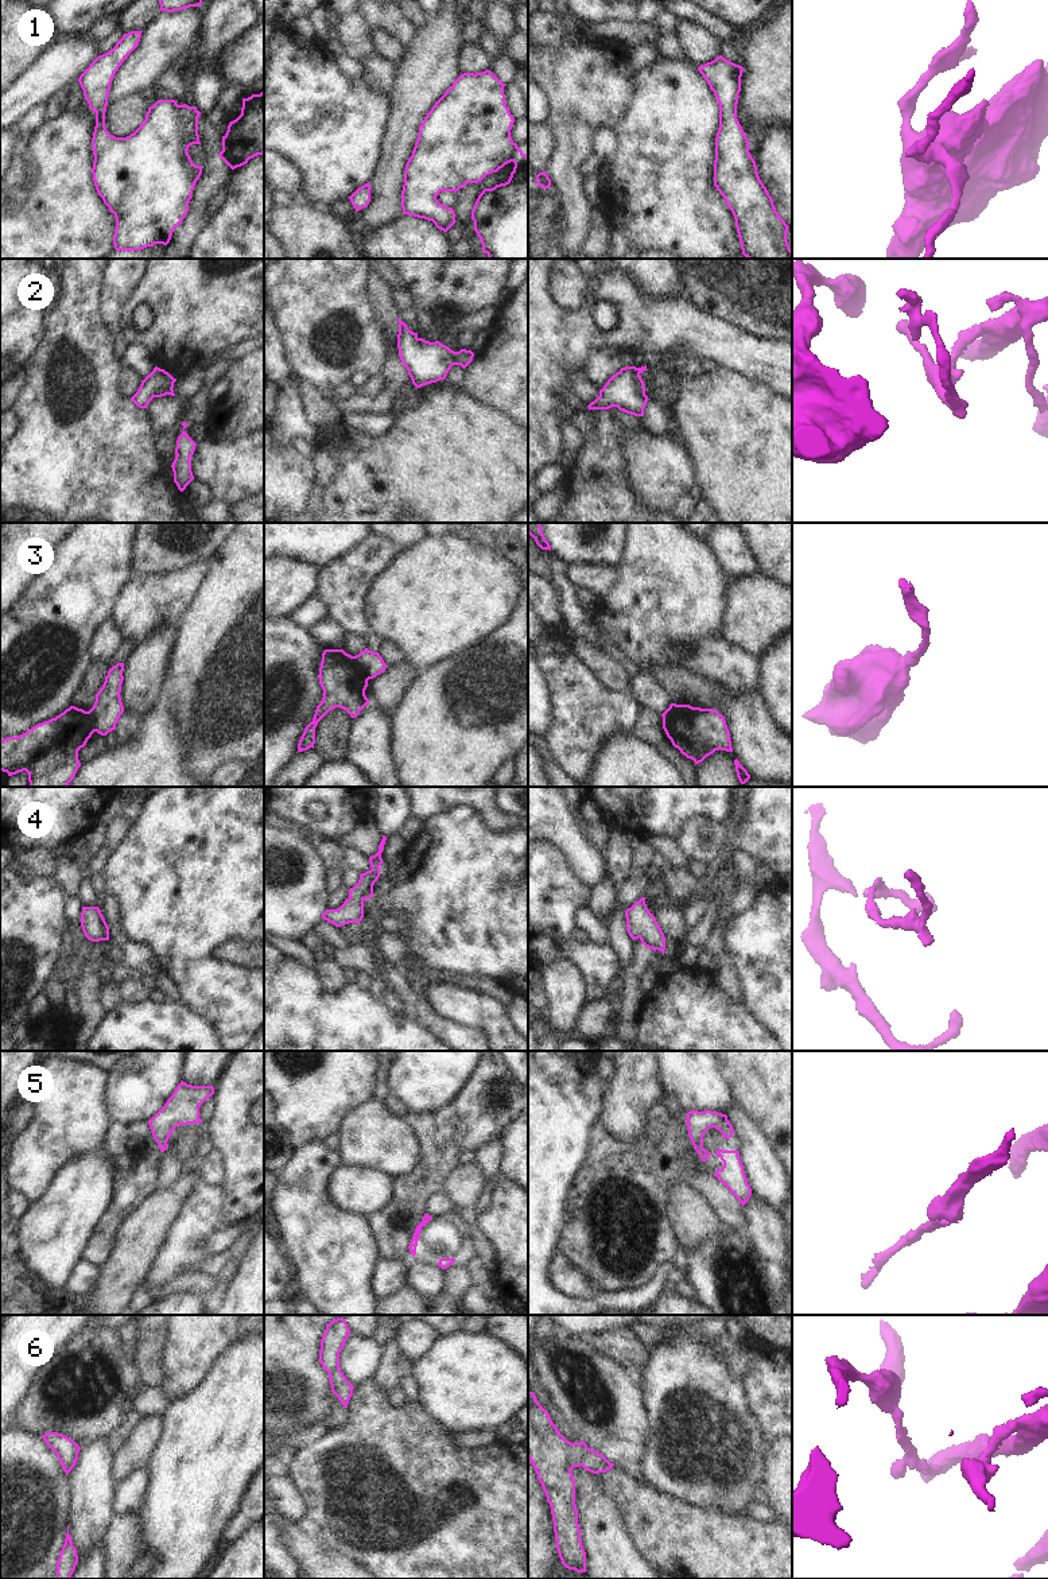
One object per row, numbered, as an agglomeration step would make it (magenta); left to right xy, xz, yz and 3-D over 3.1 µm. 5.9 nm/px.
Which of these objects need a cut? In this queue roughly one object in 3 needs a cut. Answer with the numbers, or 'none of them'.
3, 6

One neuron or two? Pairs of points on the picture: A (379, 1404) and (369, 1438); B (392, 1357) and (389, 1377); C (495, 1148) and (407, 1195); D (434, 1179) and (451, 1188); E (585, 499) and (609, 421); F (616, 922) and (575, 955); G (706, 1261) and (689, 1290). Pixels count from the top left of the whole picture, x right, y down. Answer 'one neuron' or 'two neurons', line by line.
A: one neuron
B: one neuron
C: two neurons
D: two neurons
E: one neuron
F: two neurons
G: two neurons

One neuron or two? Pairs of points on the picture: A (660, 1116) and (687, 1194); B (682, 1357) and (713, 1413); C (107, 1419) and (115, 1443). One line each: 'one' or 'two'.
A: two
B: one
C: two

